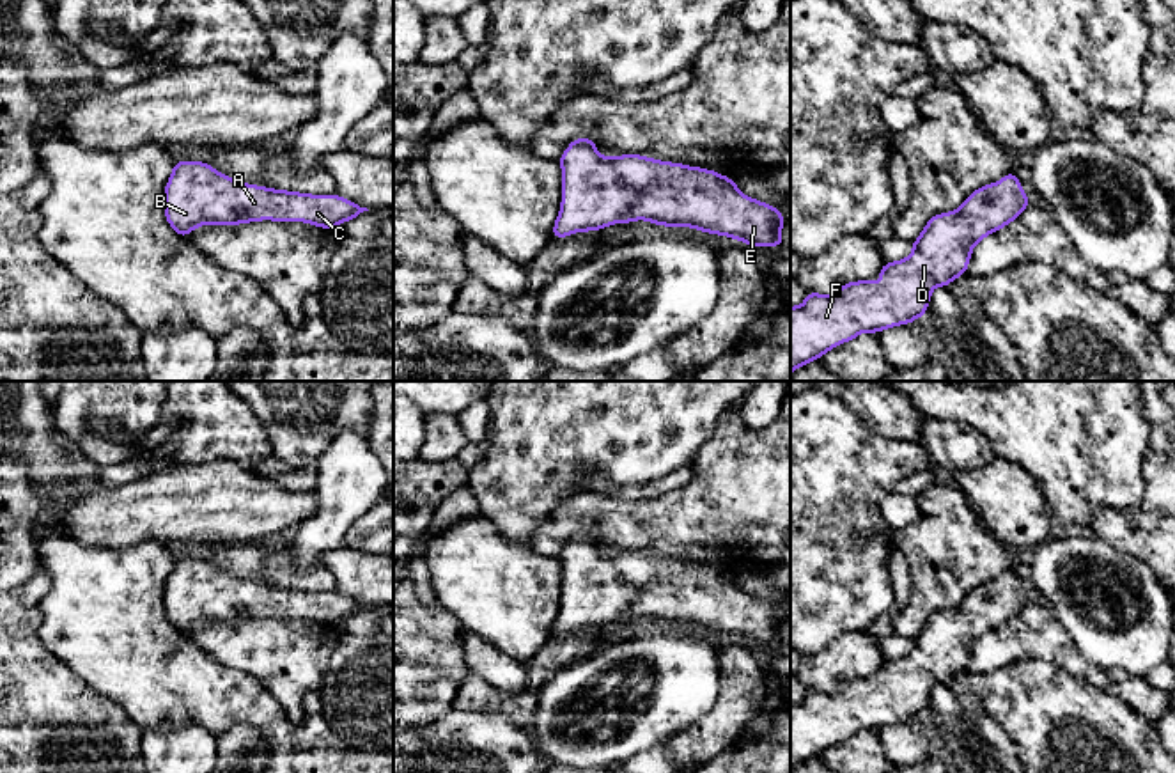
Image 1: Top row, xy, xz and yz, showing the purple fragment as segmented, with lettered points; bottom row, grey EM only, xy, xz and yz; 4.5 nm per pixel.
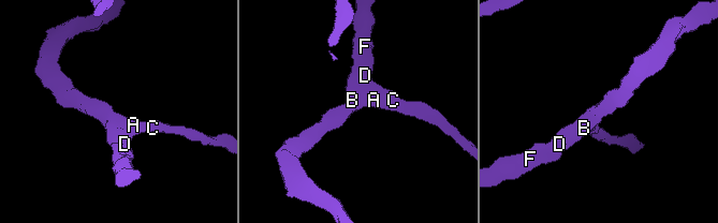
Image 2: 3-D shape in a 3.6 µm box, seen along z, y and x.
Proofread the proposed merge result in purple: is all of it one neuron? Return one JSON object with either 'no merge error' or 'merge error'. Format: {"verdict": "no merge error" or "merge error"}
{"verdict": "no merge error"}

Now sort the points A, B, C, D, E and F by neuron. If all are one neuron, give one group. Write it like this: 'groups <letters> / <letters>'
groups A B C D E F

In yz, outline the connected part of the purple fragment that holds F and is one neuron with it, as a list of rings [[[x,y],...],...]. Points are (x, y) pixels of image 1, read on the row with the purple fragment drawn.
[[[1010,172],[1001,181],[975,190],[959,209],[934,215],[913,241],[913,254],[897,262],[886,262],[875,275],[875,278],[888,278],[888,285],[860,280],[844,284],[835,296],[806,293],[803,305],[790,307],[790,374],[863,332],[879,333],[925,316],[932,289],[948,287],[953,278],[964,275],[973,246],[1015,220],[1028,206],[1017,176]]]

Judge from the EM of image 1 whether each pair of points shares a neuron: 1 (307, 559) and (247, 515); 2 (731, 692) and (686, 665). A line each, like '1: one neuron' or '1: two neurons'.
1: two neurons
2: two neurons

